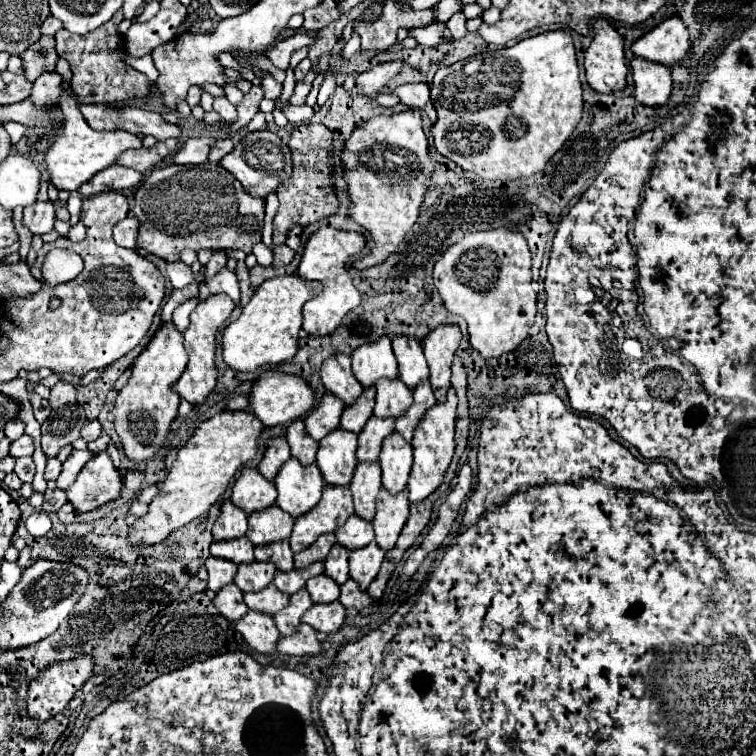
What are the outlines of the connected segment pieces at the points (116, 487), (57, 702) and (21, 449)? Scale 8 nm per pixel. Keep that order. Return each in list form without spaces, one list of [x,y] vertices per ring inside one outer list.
[[[106,451],[92,455],[90,463],[82,467],[78,479],[66,489],[68,501],[76,511],[92,511],[120,495],[122,479],[120,471],[112,465]]]
[[[78,655],[72,661],[54,663],[28,689],[28,713],[32,719],[48,721],[60,713],[74,693],[92,675],[92,657]]]
[[[22,435],[20,439],[10,443],[10,455],[12,457],[26,457],[32,453],[34,453],[34,443],[32,443],[30,435]]]

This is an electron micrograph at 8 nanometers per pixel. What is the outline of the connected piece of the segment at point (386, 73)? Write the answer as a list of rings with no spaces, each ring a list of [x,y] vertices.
[[[388,61],[382,65],[374,65],[372,69],[360,73],[356,77],[356,89],[360,95],[368,95],[368,97],[376,97],[378,91],[394,77],[398,75],[398,69],[402,69],[400,61]]]

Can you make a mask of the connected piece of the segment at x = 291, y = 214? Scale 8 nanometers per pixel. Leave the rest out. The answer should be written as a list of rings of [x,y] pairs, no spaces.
[[[318,123],[300,125],[292,131],[288,147],[292,153],[292,175],[276,191],[276,195],[280,199],[280,207],[274,217],[274,245],[282,245],[286,241],[286,233],[294,223],[304,227],[308,223],[316,223],[316,221],[336,213],[336,209],[338,209],[338,199],[332,191],[332,183],[330,183],[330,175],[332,175],[330,161],[328,161],[328,151],[332,147],[330,129],[324,125],[318,125]]]

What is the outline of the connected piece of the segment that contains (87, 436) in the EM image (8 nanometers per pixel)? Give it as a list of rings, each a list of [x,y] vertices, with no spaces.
[[[98,420],[85,424],[81,429],[81,437],[87,442],[96,440],[102,431],[102,426]]]

